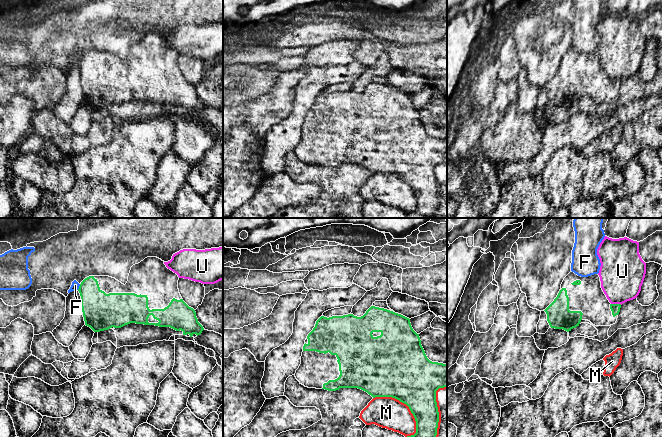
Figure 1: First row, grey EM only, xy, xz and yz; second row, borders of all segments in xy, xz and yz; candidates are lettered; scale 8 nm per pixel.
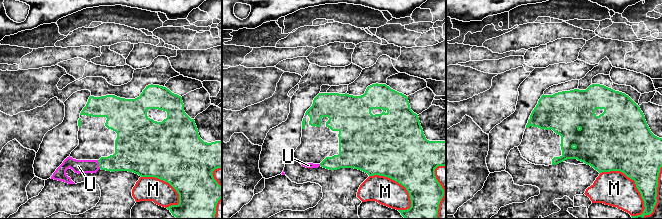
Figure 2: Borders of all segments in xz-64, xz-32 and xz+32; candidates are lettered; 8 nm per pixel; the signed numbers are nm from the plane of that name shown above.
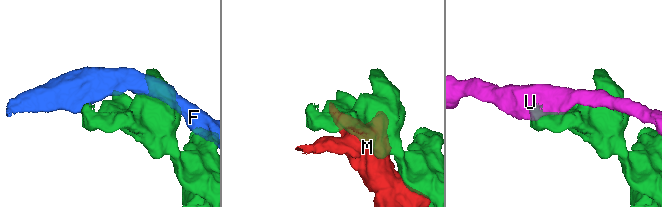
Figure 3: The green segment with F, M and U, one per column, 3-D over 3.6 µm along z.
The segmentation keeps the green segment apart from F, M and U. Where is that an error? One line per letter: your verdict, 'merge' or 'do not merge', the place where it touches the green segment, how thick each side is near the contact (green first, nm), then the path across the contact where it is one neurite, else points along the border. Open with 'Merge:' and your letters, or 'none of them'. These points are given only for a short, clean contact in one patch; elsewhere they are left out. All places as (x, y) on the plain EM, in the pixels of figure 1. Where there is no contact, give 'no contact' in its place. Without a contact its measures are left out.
Merge: none of them
F: do not merge | xy (79, 63) | 280/70 nm | along xy (80, 60), (77, 65)
M: do not merge | xz (403, 178) | 460/260 nm
U: do not merge | yz (616, 80) | 80/360 nm

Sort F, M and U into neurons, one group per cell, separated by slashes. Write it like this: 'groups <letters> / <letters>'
groups F / M / U

